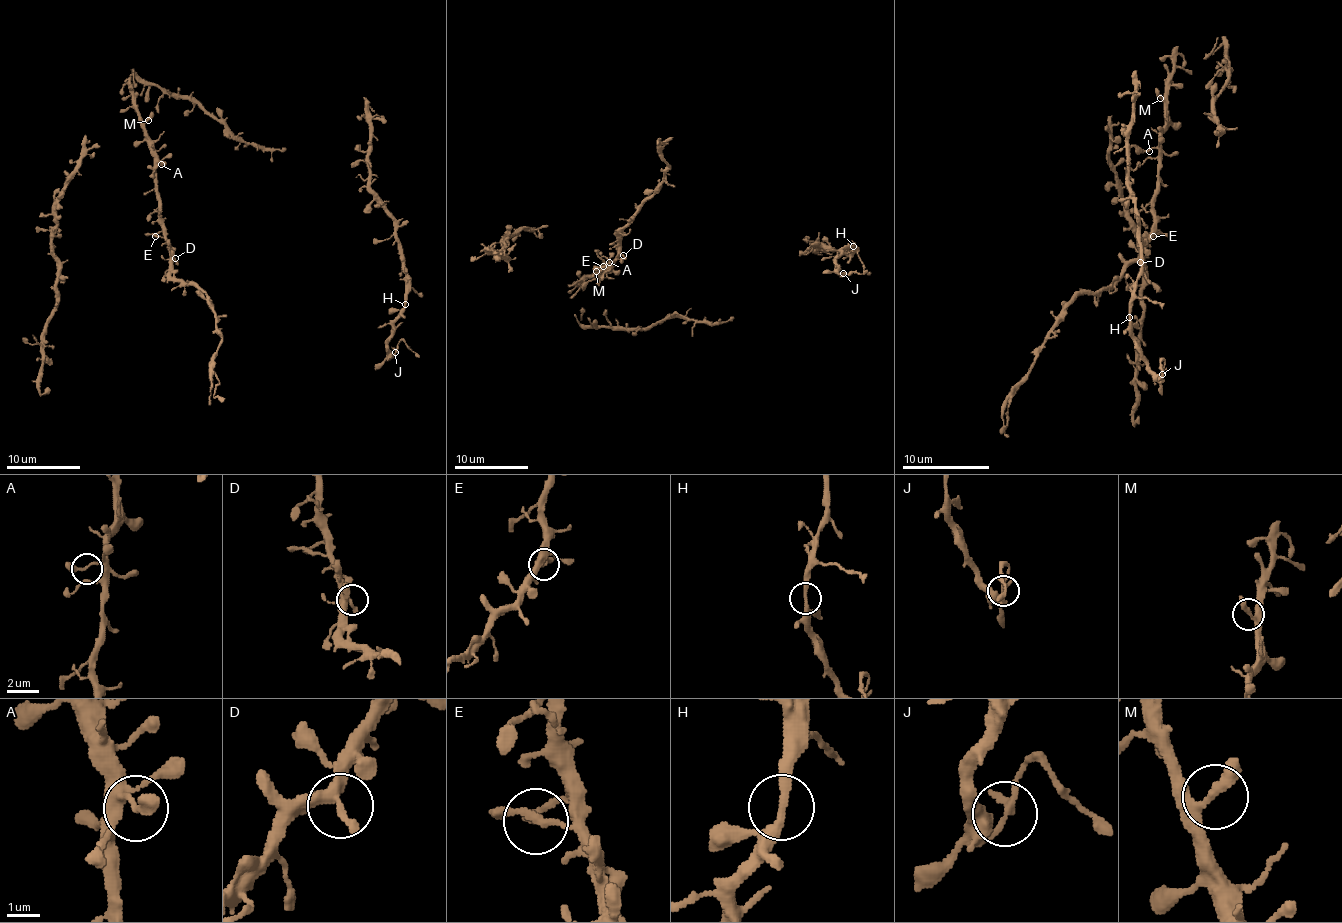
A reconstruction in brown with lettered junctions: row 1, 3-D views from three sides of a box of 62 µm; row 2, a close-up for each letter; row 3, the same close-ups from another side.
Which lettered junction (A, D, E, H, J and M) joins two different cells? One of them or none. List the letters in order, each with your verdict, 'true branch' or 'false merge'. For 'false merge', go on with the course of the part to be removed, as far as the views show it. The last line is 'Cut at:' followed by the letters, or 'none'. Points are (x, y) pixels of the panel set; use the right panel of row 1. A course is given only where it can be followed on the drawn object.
A: true branch
D: true branch
E: true branch
H: true branch
J: false merge | (1162, 374), (1162, 361), (1162, 376), (1158, 380)
M: true branch
Cut at: J

